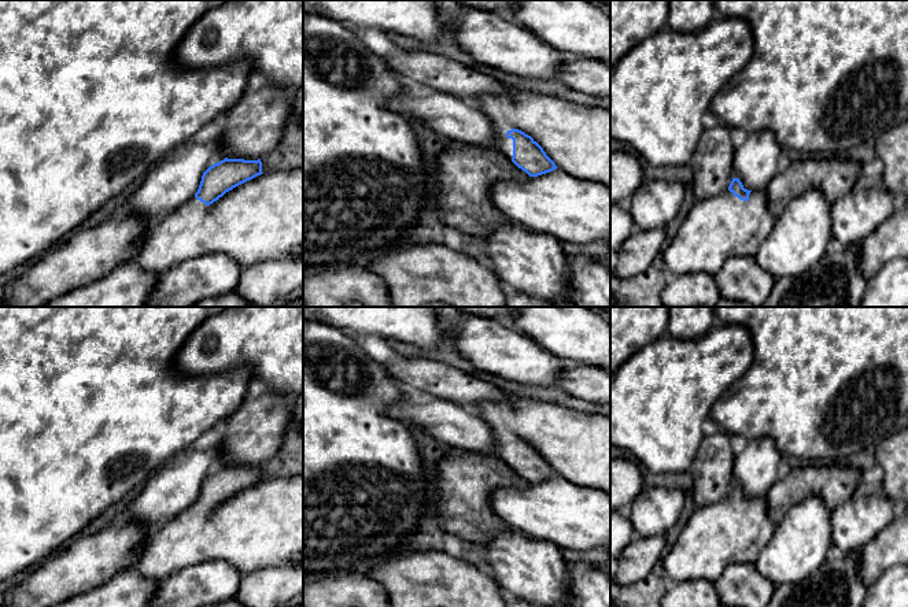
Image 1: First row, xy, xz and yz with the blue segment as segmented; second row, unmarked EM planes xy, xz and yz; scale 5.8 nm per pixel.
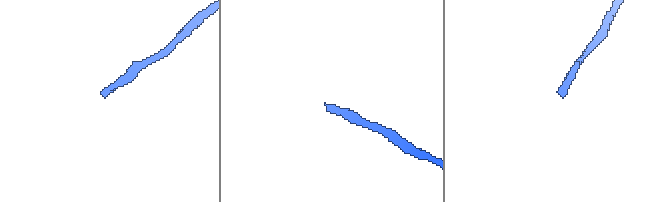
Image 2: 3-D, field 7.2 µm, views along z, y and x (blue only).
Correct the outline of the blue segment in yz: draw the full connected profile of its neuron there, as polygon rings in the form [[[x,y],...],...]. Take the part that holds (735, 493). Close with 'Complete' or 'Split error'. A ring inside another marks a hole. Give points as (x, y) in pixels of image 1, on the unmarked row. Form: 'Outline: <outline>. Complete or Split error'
Outline: [[[732,485],[726,499],[693,511],[672,549],[664,555],[664,577],[669,585],[691,580],[715,582],[732,563],[754,563],[775,528],[765,497],[748,497],[739,485]]]. Split error

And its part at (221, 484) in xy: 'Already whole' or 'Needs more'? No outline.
Needs more

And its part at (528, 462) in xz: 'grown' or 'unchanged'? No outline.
grown

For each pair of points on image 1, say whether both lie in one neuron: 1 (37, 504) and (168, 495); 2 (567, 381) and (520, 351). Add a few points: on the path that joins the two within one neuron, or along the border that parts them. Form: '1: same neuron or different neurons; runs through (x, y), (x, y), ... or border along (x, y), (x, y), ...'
1: different neurons; border along (166, 462), (143, 484)
2: different neurons; border along (564, 361), (557, 385)

